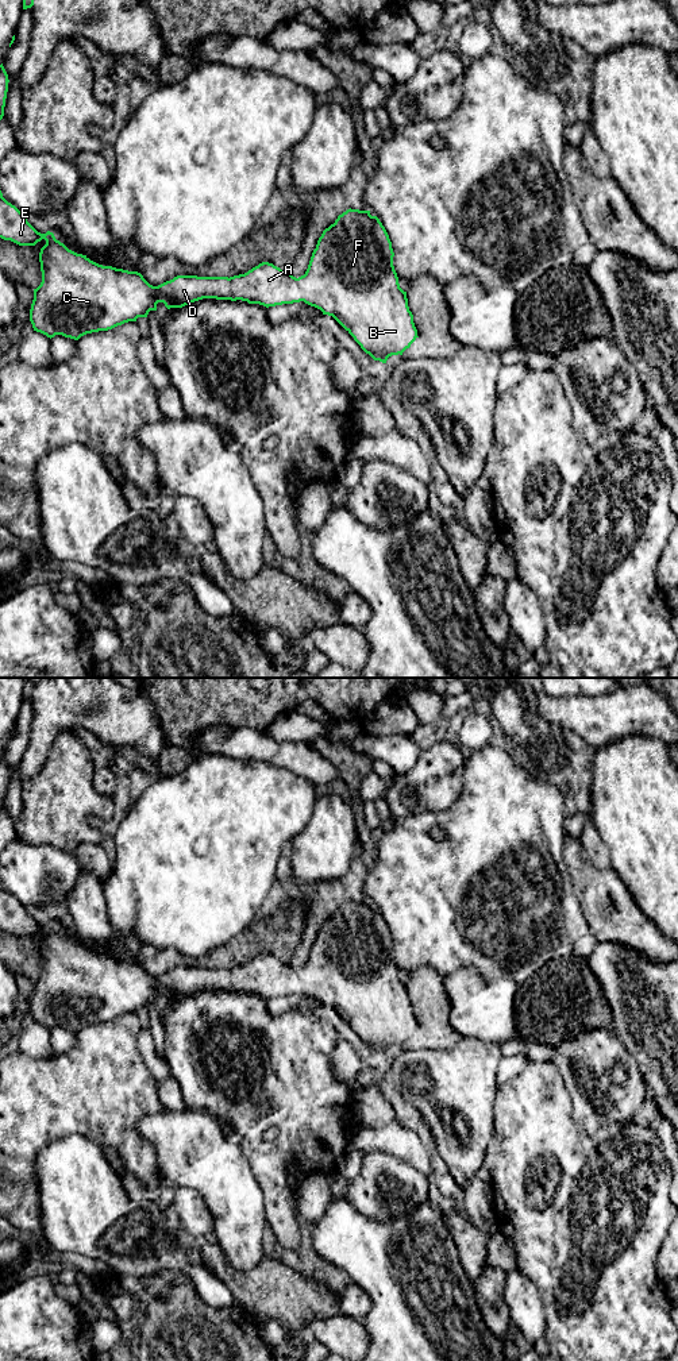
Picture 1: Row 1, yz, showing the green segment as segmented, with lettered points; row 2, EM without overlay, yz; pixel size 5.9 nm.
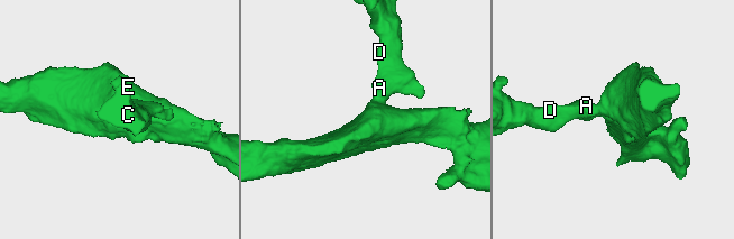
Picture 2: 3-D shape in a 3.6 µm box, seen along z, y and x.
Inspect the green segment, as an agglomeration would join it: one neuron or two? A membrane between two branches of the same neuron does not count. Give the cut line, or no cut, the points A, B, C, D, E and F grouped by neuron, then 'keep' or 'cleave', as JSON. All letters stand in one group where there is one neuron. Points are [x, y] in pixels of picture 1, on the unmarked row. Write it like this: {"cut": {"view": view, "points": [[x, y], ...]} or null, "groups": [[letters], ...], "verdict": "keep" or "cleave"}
{"cut": null, "groups": [["A", "B", "C", "D", "E", "F"]], "verdict": "keep"}

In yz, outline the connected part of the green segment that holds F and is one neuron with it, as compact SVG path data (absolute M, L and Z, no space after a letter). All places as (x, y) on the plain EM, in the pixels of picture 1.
M0 882L0 929L19 937L35 937L42 930L46 936L41 940L39 953L42 973L34 980L34 991L30 1000L30 1013L34 1022L54 1029L62 1026L78 1032L81 1028L99 1022L108 1022L138 1009L147 1009L150 1002L157 1002L157 995L163 994L167 1000L182 999L203 990L242 991L249 995L259 995L266 999L304 992L332 1007L374 1052L386 1055L392 1046L402 1046L419 1029L413 1014L413 1006L408 998L407 983L400 979L398 968L393 957L393 940L389 926L377 907L370 902L347 901L338 907L334 915L325 919L312 944L304 967L296 969L269 953L262 953L244 965L234 968L197 968L177 967L158 978L150 976L140 964L103 957L90 952L86 946L69 941L55 930L54 925L38 924L15 897L8 894Z

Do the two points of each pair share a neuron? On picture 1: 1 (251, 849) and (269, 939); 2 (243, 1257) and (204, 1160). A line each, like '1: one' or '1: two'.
1: two
2: one

